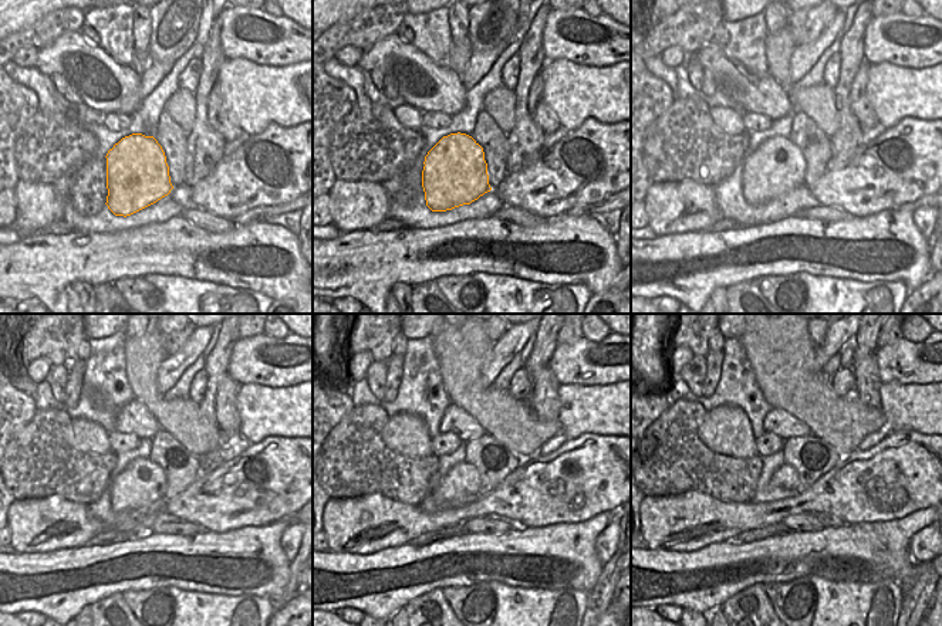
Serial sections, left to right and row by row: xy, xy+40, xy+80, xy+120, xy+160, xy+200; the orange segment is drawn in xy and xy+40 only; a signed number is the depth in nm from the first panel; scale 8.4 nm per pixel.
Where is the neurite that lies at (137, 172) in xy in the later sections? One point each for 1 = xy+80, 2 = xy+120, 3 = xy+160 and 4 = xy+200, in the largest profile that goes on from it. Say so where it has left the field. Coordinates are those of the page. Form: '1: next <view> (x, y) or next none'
1: next xy+80 (777, 166)
2: next xy+120 (141, 483)
3: next xy+160 (459, 487)
4: next xy+200 (783, 483)

